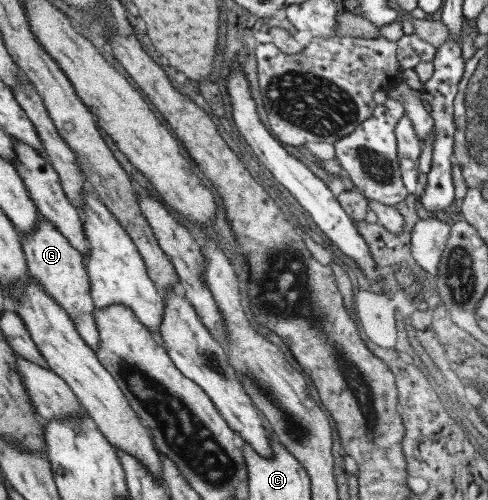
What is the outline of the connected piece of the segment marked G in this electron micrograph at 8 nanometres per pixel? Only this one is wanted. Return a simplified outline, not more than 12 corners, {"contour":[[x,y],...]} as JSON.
{"contour":[[40,215],[20,232],[29,274],[100,339],[85,256]]}

